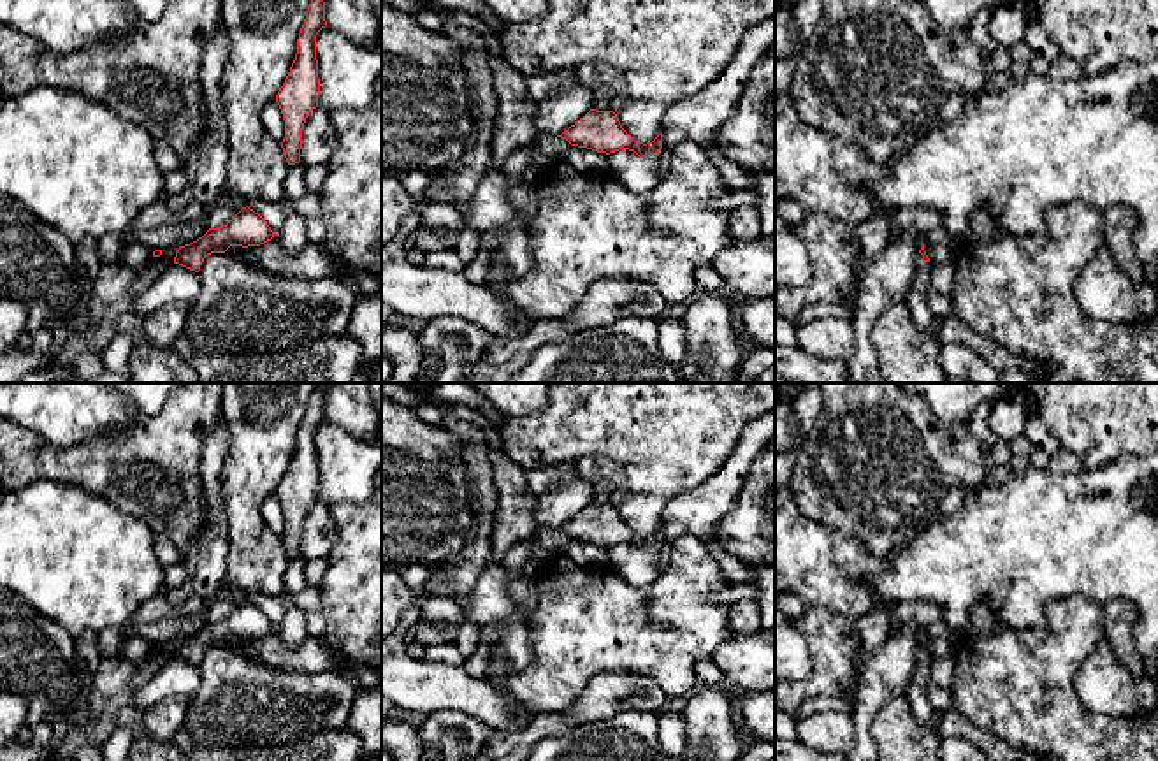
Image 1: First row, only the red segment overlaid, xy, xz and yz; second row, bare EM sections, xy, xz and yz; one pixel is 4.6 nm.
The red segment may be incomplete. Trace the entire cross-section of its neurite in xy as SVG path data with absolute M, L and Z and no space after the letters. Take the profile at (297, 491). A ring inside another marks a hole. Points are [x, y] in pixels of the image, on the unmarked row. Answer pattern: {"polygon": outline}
{"polygon": "M323 383L311 394L297 432L297 448L290 466L276 489L285 513L281 536L288 559L300 555L302 524L308 508L318 501L320 471L316 453L316 429L327 420Z"}

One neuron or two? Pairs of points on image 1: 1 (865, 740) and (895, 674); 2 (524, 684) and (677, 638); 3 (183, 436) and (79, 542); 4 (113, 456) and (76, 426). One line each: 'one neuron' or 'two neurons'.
1: one neuron
2: one neuron
3: two neurons
4: two neurons

